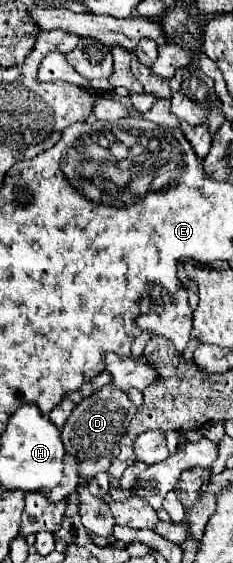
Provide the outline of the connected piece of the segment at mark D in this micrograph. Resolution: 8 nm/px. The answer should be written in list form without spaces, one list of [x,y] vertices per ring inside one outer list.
[[[106,386],[76,404],[70,418],[66,420],[66,426],[62,428],[62,440],[66,446],[66,454],[76,456],[82,462],[78,470],[80,478],[94,478],[96,472],[108,470],[110,462],[120,454],[120,438],[126,434],[126,428],[134,414],[136,406],[130,402],[126,392],[114,386]]]

